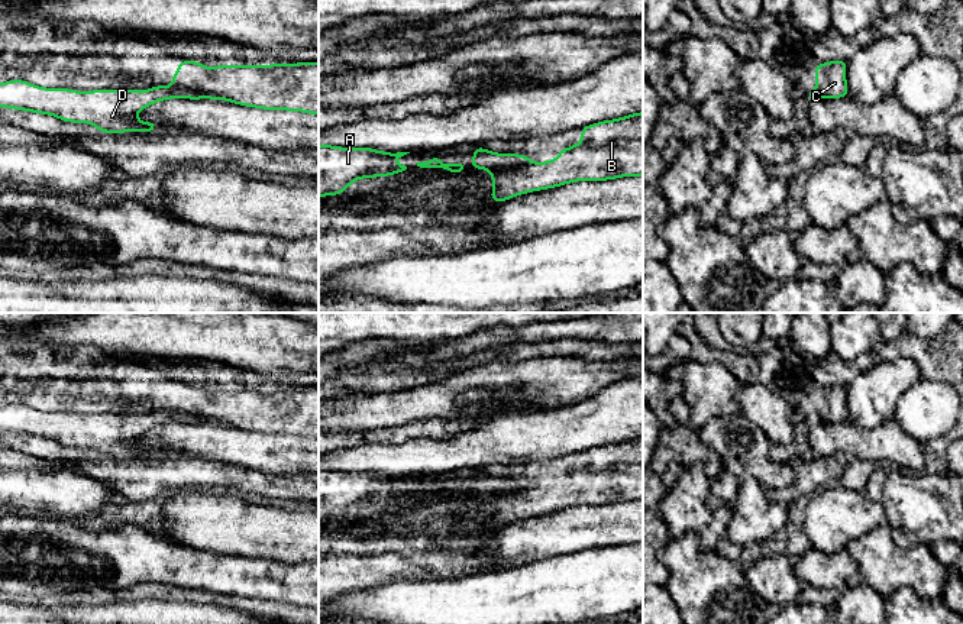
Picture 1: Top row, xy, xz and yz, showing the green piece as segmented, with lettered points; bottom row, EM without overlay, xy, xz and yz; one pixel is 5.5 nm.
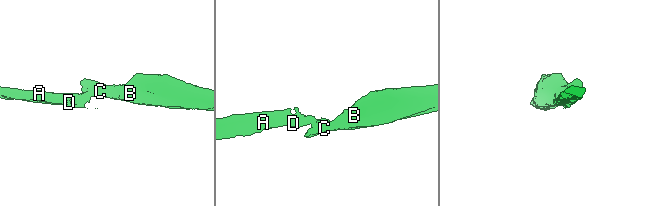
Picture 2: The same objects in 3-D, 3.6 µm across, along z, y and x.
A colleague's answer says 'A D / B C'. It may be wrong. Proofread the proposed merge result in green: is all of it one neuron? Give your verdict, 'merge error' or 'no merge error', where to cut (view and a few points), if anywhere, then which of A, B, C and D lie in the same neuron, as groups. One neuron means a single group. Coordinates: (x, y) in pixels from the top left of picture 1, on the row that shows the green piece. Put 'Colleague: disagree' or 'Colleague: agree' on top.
Colleague: agree
merge error; cut in xz along (530, 162), (491, 170); A D / B C

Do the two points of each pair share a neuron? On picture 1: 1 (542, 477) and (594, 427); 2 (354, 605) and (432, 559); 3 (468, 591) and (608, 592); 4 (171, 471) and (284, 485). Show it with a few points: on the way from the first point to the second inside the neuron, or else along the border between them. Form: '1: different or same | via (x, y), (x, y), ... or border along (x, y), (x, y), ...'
1: different | border along (536, 461), (527, 464)
2: different | border along (425, 579), (401, 579), (358, 591)
3: same | via (503, 591), (574, 591)
4: same | via (199, 474), (257, 482)

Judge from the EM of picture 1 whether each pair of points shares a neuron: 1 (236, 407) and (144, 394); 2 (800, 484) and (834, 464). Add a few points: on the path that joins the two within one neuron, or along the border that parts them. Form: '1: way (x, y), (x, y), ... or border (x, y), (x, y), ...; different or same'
1: way (213, 404), (167, 394); same
2: way (808, 479), (826, 471); same

